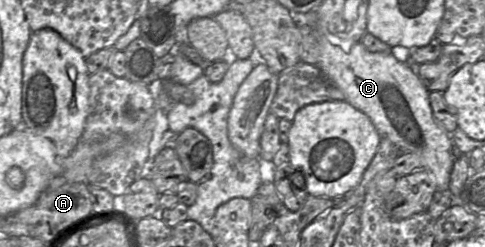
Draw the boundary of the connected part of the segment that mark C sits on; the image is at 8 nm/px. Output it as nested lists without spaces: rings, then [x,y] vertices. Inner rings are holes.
[[[332,34],[319,35],[317,40],[320,56],[317,66],[344,94],[345,101],[366,114],[381,137],[385,137],[402,152],[418,157],[421,169],[434,180],[436,190],[447,190],[455,158],[459,152],[455,150],[452,136],[434,119],[429,102],[429,91],[419,78],[416,69],[396,58],[392,52],[371,52],[360,40],[342,40]]]

